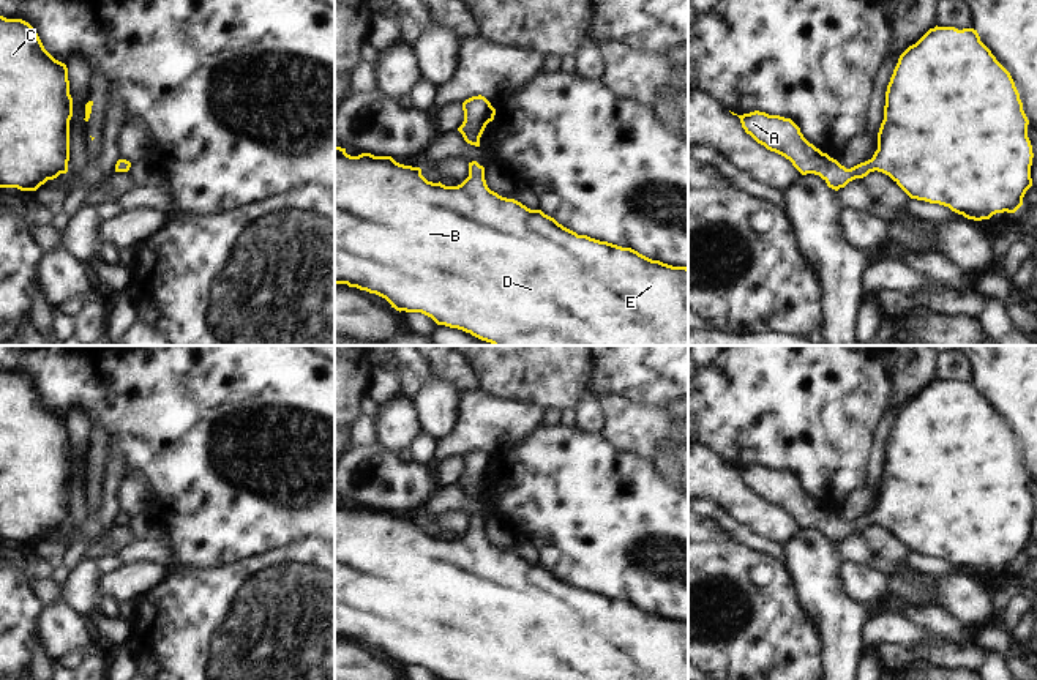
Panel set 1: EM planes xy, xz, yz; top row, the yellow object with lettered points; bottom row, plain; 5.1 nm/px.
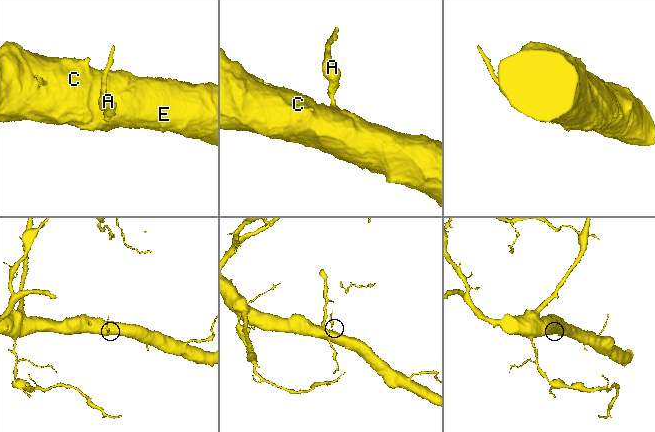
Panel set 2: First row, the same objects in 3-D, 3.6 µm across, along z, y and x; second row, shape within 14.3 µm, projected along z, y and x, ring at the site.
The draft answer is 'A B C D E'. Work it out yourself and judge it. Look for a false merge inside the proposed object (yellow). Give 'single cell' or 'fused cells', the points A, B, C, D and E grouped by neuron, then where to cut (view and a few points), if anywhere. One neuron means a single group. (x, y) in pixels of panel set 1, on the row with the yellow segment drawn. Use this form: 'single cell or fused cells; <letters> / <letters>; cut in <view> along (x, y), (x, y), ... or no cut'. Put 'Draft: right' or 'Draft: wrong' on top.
Draft: right
single cell; A B C D E; no cut

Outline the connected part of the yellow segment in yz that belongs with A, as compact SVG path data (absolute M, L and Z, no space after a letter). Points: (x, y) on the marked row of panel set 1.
M936 25L900 55L885 92L878 150L871 159L851 169L810 144L791 118L759 110L737 117L745 133L758 144L789 159L802 175L819 175L835 191L878 170L889 175L911 199L939 204L968 219L982 221L996 213L1015 213L1023 205L1026 191L1032 186L1034 153L1028 137L1029 120L1023 110L1020 93L1010 73L980 41L974 28L958 30Z

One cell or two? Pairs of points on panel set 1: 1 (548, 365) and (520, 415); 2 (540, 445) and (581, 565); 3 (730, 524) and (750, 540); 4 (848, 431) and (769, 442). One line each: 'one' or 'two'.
1: two
2: one
3: one
4: one

